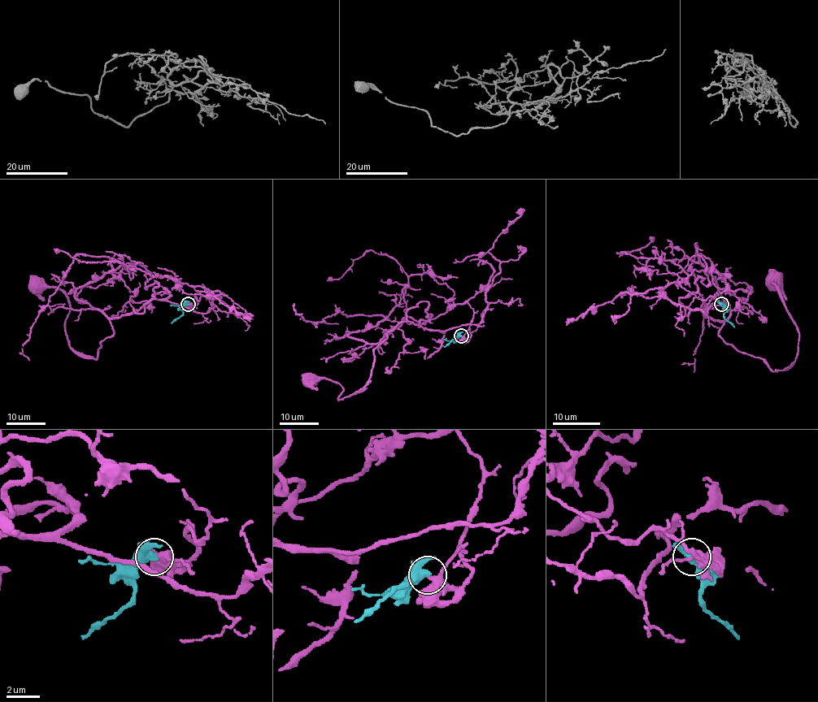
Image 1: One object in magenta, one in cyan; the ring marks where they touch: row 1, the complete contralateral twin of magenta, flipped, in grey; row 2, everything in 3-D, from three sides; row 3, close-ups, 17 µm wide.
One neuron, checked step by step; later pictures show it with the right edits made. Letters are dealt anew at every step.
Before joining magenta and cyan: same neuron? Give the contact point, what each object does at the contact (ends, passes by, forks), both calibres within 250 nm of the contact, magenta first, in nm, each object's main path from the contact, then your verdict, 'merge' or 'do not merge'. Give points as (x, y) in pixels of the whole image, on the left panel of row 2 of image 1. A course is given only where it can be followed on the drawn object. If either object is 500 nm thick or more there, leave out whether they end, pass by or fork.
at (188, 304); magenta passes by; cyan passes by; 340 nm thick on the magenta side, 420 nm on the other; magenta runs (188, 304), (203, 287), (214, 306), (150, 299), (114, 317), (86, 358), (65, 331), (69, 298), (30, 275); cyan runs (188, 304), (181, 314), (171, 323); do not merge

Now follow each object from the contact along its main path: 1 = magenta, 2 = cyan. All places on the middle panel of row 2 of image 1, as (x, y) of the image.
1: (461, 336), (484, 288), (478, 323), (398, 322), (343, 398), (329, 379), (303, 376)
2: (461, 336), (444, 347)

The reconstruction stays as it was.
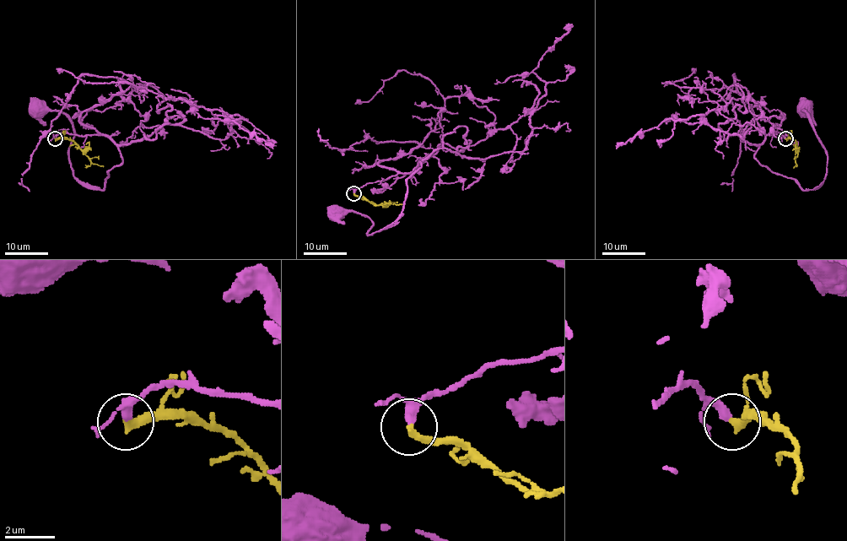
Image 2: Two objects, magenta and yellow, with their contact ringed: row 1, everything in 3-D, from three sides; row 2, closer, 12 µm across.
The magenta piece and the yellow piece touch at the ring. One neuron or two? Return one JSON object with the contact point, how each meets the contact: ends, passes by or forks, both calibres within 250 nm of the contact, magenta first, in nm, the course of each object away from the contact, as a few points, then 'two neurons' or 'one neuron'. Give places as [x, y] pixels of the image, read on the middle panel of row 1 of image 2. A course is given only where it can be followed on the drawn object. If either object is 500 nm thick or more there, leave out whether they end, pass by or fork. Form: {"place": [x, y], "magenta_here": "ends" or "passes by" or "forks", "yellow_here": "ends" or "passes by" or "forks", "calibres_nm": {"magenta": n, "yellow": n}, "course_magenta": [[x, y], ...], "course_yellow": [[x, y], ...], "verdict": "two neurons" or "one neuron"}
{"place": [353, 193], "magenta_here": "passes by", "yellow_here": "ends", "calibres_nm": {"magenta": 240, "yellow": 340}, "course_magenta": [[353, 192], [409, 174], [439, 148], [484, 159], [521, 151], [530, 111], [545, 93], [533, 71], [572, 24]], "course_yellow": [[353, 194], [364, 196], [374, 204], [401, 203]], "verdict": "one neuron"}

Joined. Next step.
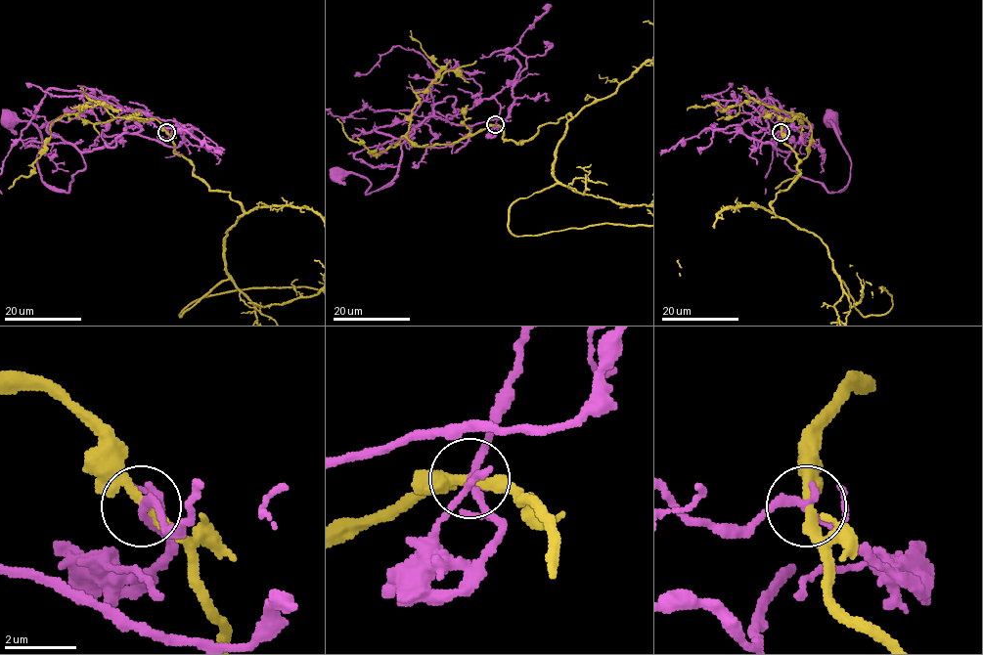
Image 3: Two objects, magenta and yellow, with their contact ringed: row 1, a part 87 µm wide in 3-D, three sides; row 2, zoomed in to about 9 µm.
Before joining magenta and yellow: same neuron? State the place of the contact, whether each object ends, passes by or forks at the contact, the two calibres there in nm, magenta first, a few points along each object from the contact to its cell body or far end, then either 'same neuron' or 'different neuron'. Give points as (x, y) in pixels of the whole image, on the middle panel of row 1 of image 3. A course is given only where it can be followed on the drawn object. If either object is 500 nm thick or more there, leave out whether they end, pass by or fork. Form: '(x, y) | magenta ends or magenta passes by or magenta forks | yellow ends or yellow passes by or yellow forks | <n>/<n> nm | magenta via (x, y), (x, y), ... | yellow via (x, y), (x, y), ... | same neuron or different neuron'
(495, 124) | magenta passes by | yellow passes by | 220/280 nm | magenta via (494, 124), (511, 84), (505, 118), (425, 117), (371, 193), (331, 171) | different neuron

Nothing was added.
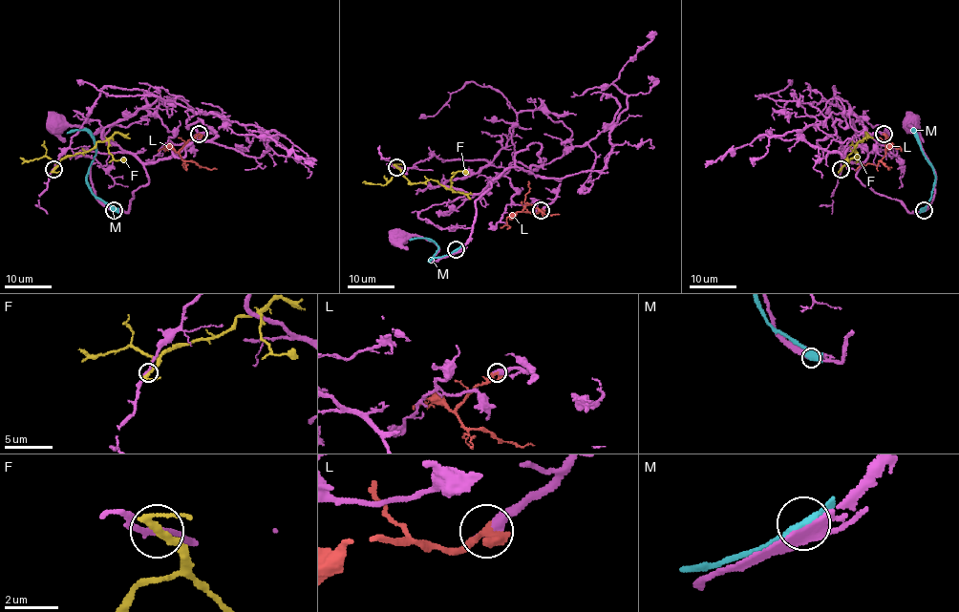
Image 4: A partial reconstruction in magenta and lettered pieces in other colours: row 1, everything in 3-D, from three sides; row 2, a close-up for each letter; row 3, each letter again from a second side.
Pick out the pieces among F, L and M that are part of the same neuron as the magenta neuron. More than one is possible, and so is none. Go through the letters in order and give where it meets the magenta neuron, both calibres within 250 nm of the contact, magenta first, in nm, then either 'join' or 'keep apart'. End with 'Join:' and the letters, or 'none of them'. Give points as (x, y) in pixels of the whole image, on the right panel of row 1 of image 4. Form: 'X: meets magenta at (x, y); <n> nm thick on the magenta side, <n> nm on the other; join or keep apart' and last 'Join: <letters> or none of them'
F: meets magenta at (841, 169); 220 nm thick on the magenta side, 280 nm on the other; keep apart
L: meets magenta at (884, 134); 480 nm thick on the magenta side, 480 nm on the other; join
M: meets magenta at (924, 210); 240 nm thick on the magenta side, 300 nm on the other; keep apart
Join: L

